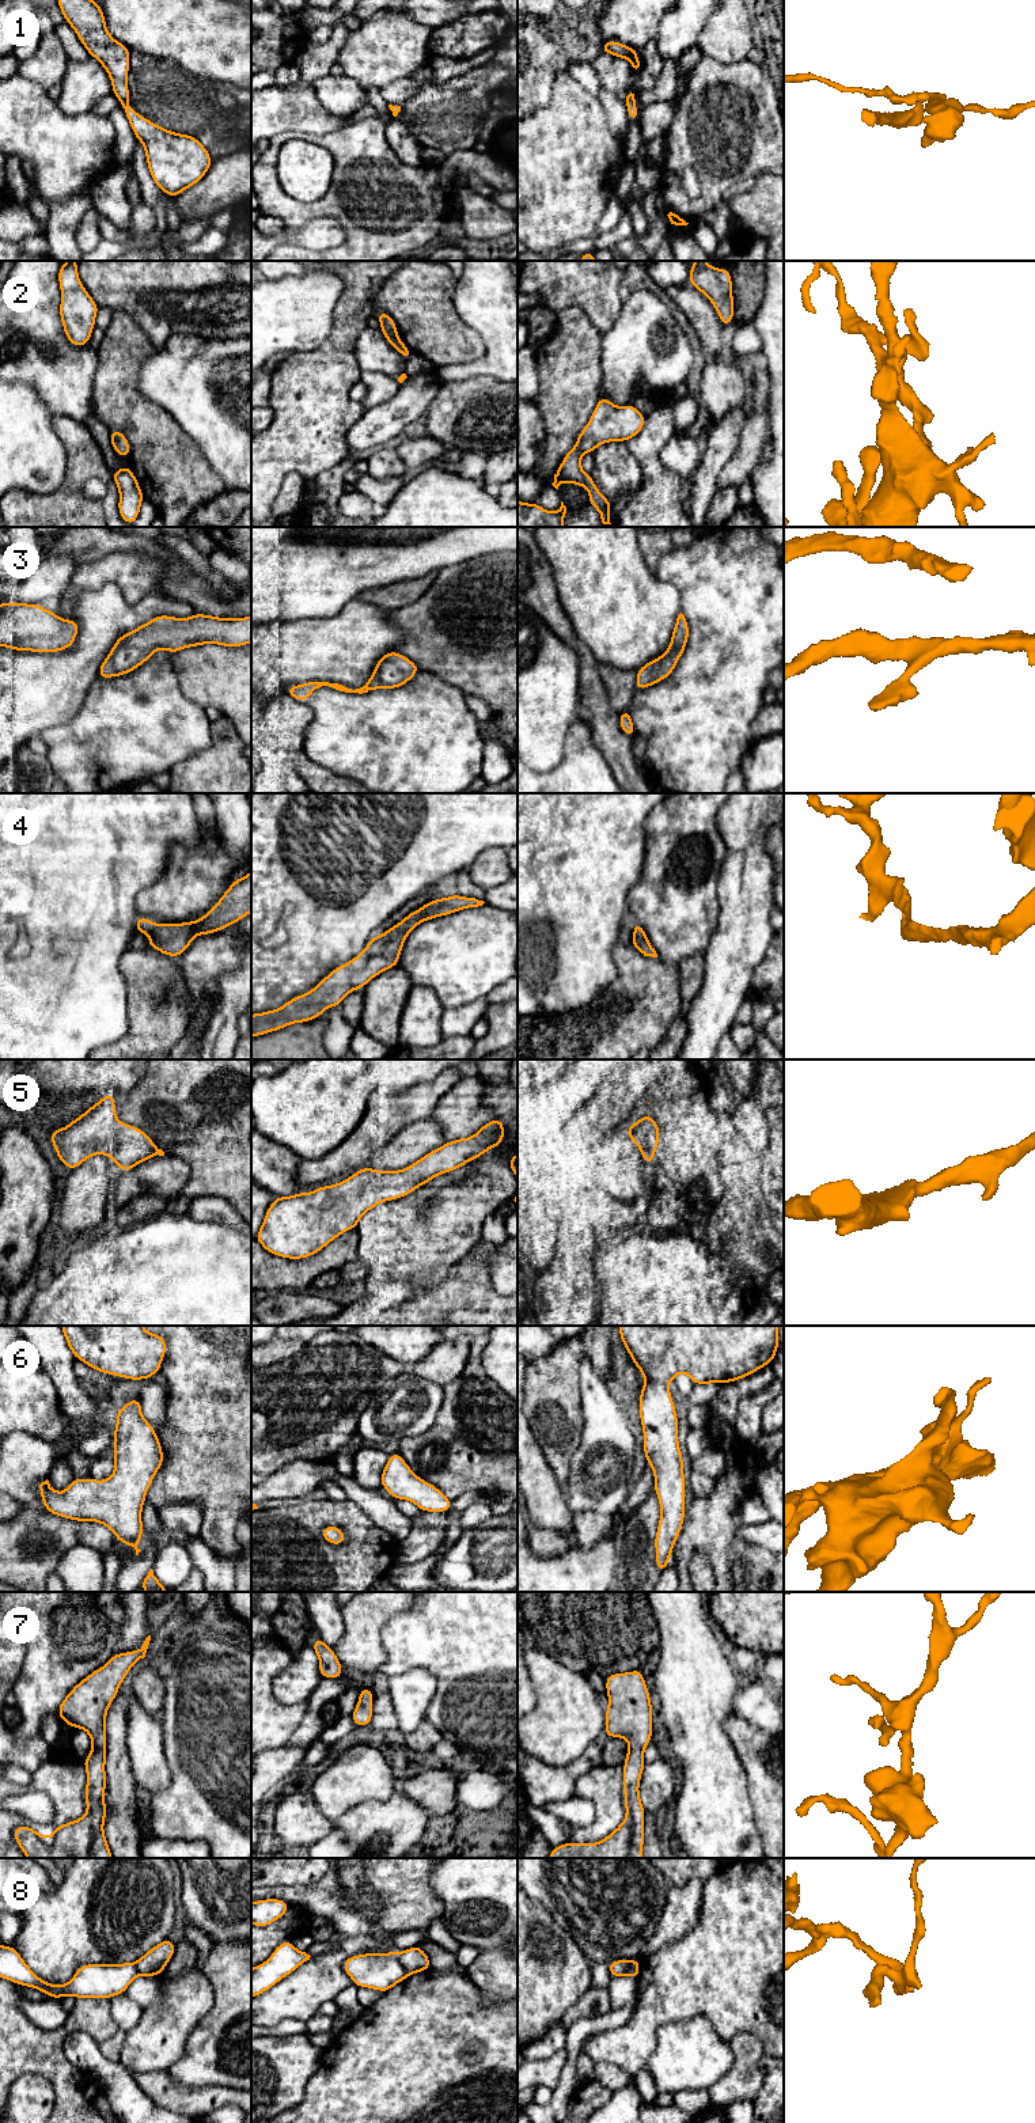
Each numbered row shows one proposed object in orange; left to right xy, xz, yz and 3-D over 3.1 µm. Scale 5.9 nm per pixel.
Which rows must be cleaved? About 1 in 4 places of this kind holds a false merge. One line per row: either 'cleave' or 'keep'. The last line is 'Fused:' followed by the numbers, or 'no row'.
1: keep
2: keep
3: keep
4: keep
5: keep
6: keep
7: keep
8: cleave
Fused: 8

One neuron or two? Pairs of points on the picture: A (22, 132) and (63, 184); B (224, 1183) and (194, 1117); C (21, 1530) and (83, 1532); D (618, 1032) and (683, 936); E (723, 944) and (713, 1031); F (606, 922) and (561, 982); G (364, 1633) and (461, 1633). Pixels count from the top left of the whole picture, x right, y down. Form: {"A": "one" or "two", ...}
{"A": "one", "B": "one", "C": "one", "D": "two", "E": "one", "F": "one", "G": "two"}

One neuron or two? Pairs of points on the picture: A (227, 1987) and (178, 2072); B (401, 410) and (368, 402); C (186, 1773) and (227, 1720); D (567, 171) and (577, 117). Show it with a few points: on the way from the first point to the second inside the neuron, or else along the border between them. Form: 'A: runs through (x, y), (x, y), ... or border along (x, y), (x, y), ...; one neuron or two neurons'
A: runs through (227, 2009), (227, 2019), (219, 2032), (200, 2051); one neuron
B: border along (400, 383), (400, 387), (386, 402), (366, 410); two neurons
C: runs through (200, 1759), (226, 1733); one neuron
D: runs through (567, 158), (567, 147), (572, 131); one neuron

